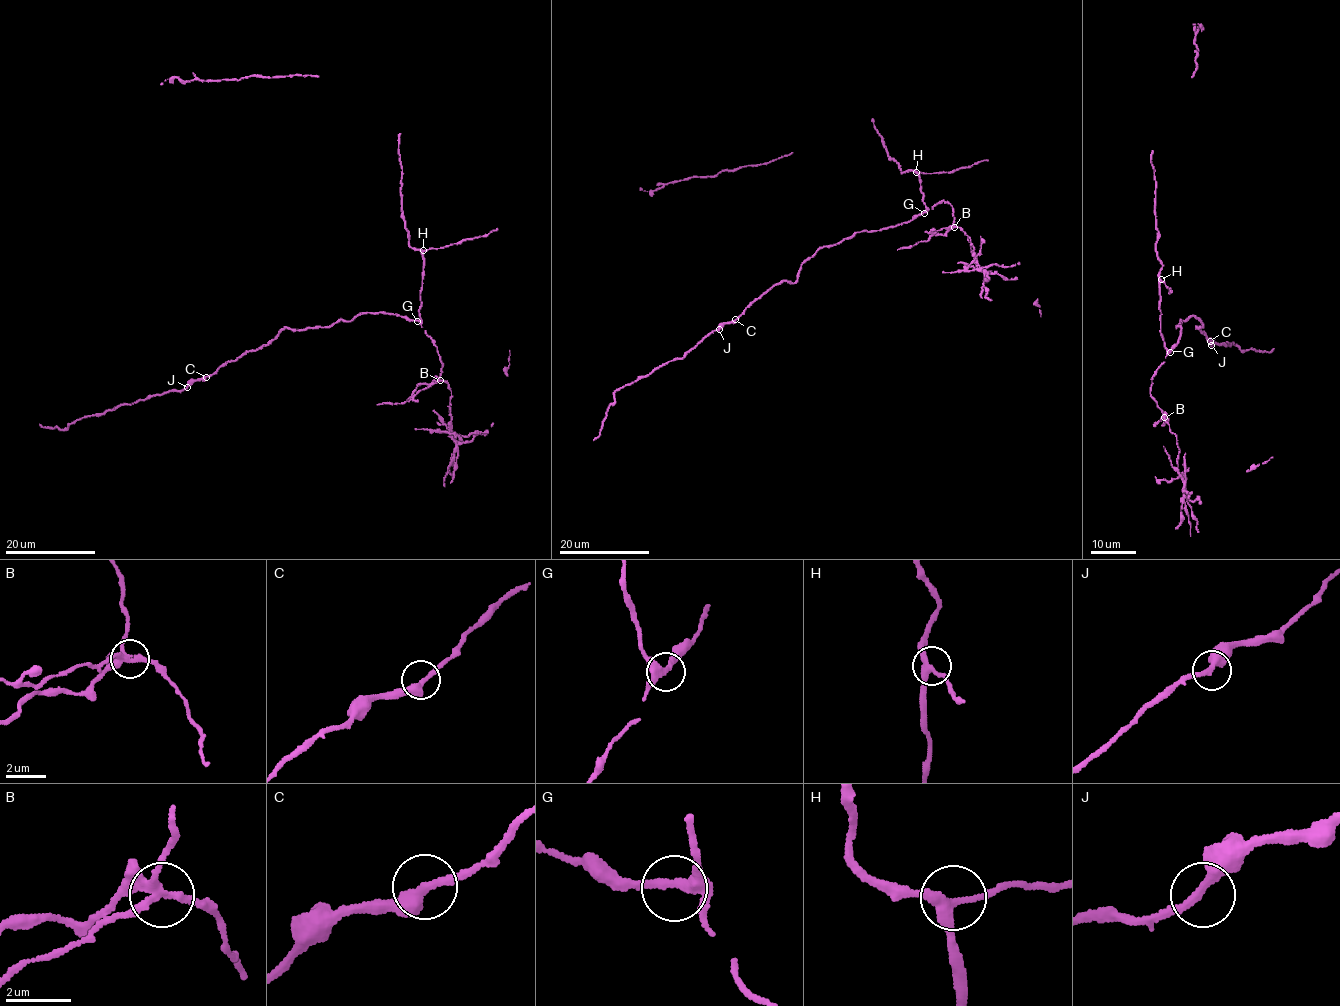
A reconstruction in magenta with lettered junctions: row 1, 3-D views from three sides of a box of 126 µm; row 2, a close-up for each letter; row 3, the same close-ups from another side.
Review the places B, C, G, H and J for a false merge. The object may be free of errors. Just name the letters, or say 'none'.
B

